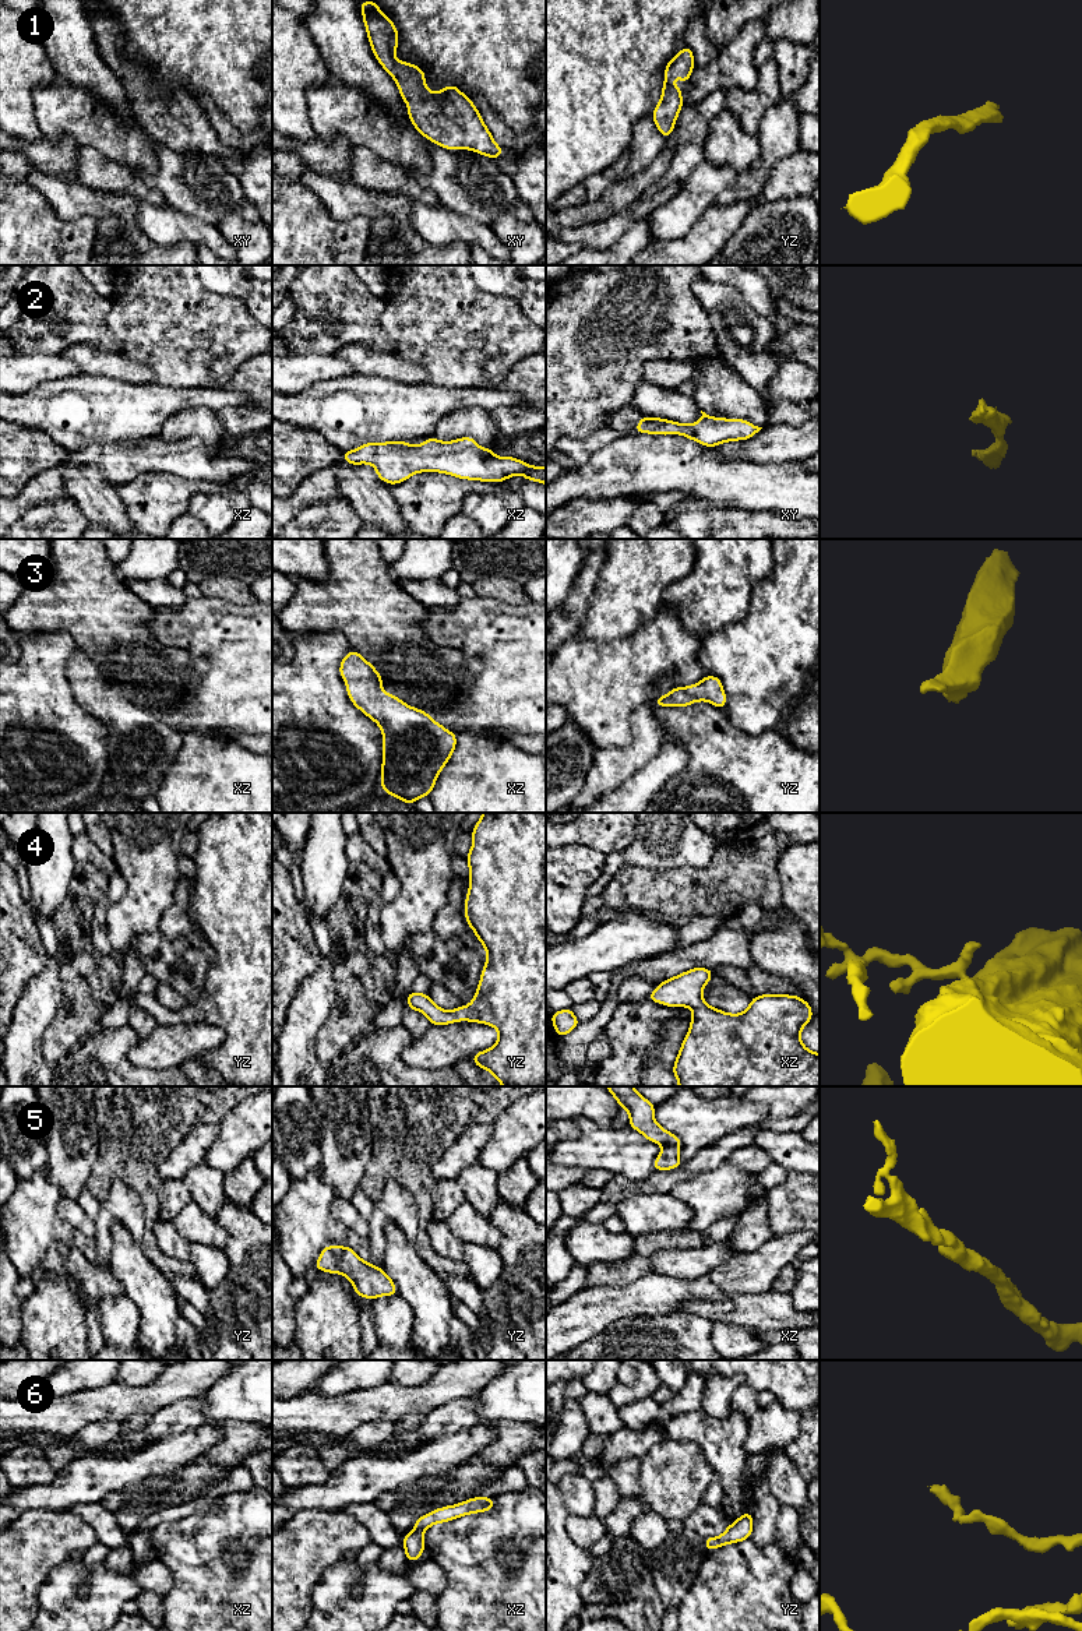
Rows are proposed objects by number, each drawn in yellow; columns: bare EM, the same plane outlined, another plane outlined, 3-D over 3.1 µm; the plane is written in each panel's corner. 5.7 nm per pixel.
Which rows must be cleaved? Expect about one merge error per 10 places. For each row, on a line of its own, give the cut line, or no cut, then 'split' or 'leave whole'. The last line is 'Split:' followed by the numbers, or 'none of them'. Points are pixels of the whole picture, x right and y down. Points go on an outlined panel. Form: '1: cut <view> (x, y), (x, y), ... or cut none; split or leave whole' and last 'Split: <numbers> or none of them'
1: cut none; leave whole
2: cut none; leave whole
3: cut none; leave whole
4: cut none; leave whole
5: cut none; leave whole
6: cut none; leave whole
Split: none of them

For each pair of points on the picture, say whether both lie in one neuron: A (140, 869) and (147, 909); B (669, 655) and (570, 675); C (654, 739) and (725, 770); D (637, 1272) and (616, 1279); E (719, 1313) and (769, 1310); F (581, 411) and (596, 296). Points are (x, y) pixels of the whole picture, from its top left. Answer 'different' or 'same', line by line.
A: same
B: same
C: different
D: same
E: same
F: same

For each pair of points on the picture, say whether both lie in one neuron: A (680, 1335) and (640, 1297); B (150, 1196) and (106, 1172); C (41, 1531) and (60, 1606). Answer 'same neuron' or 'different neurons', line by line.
A: different neurons
B: same neuron
C: different neurons

